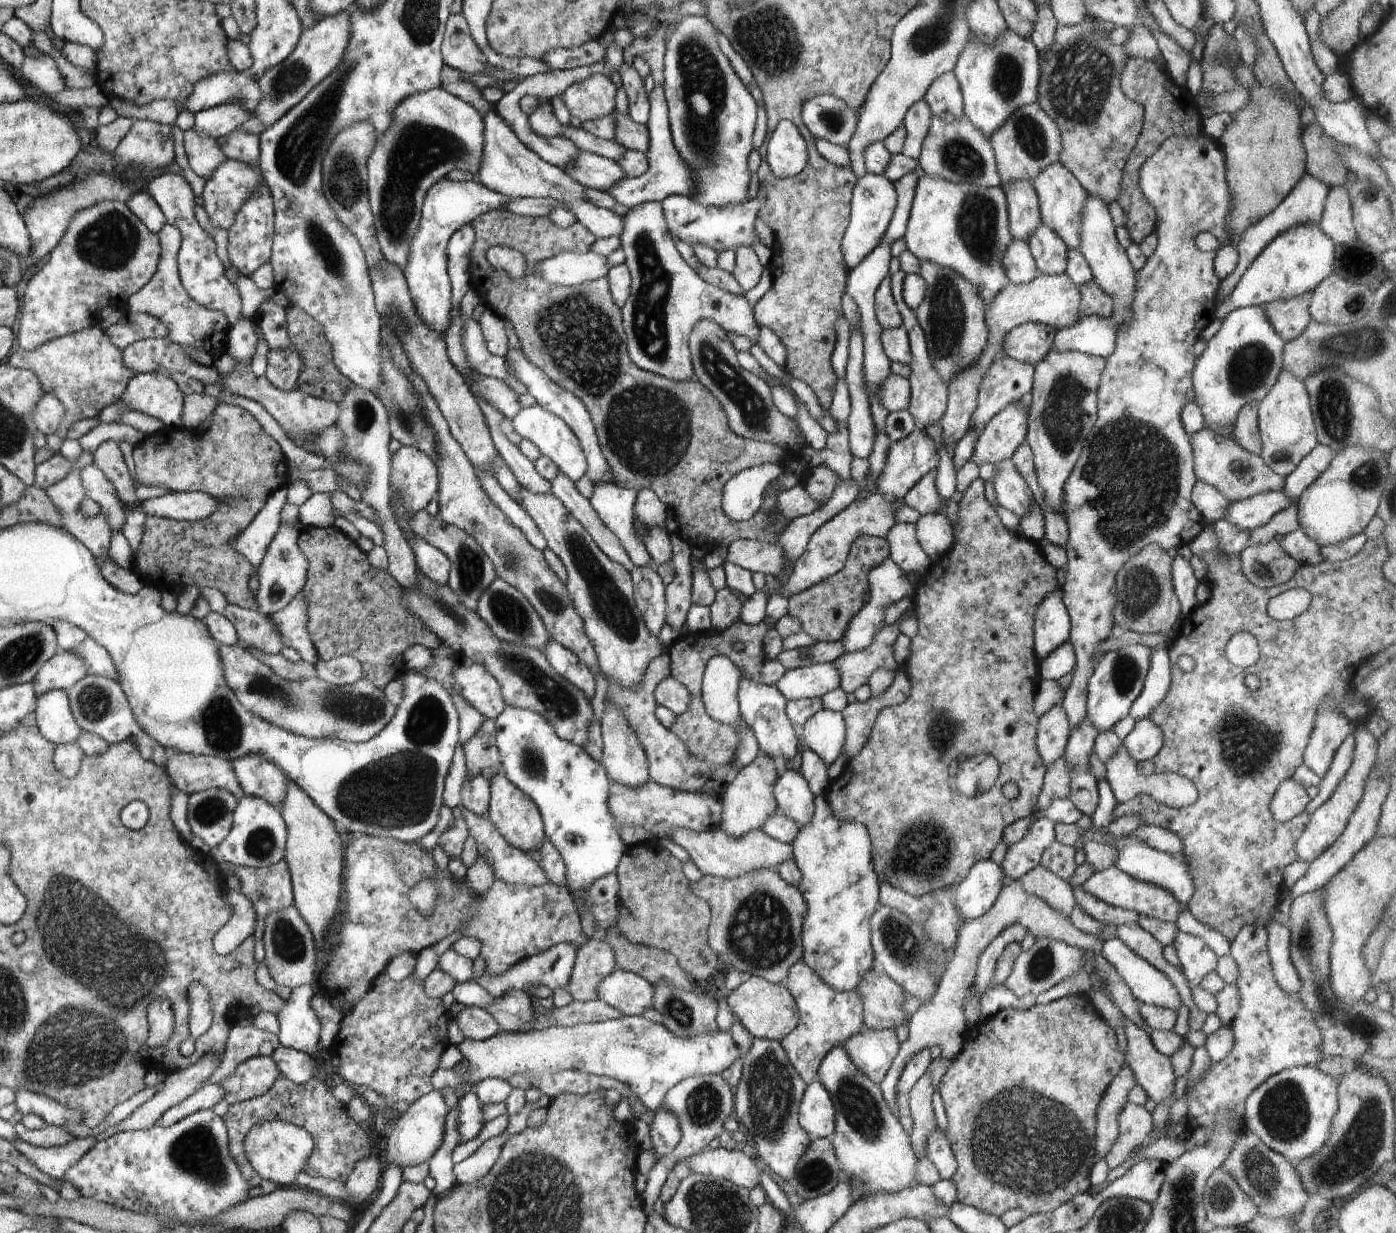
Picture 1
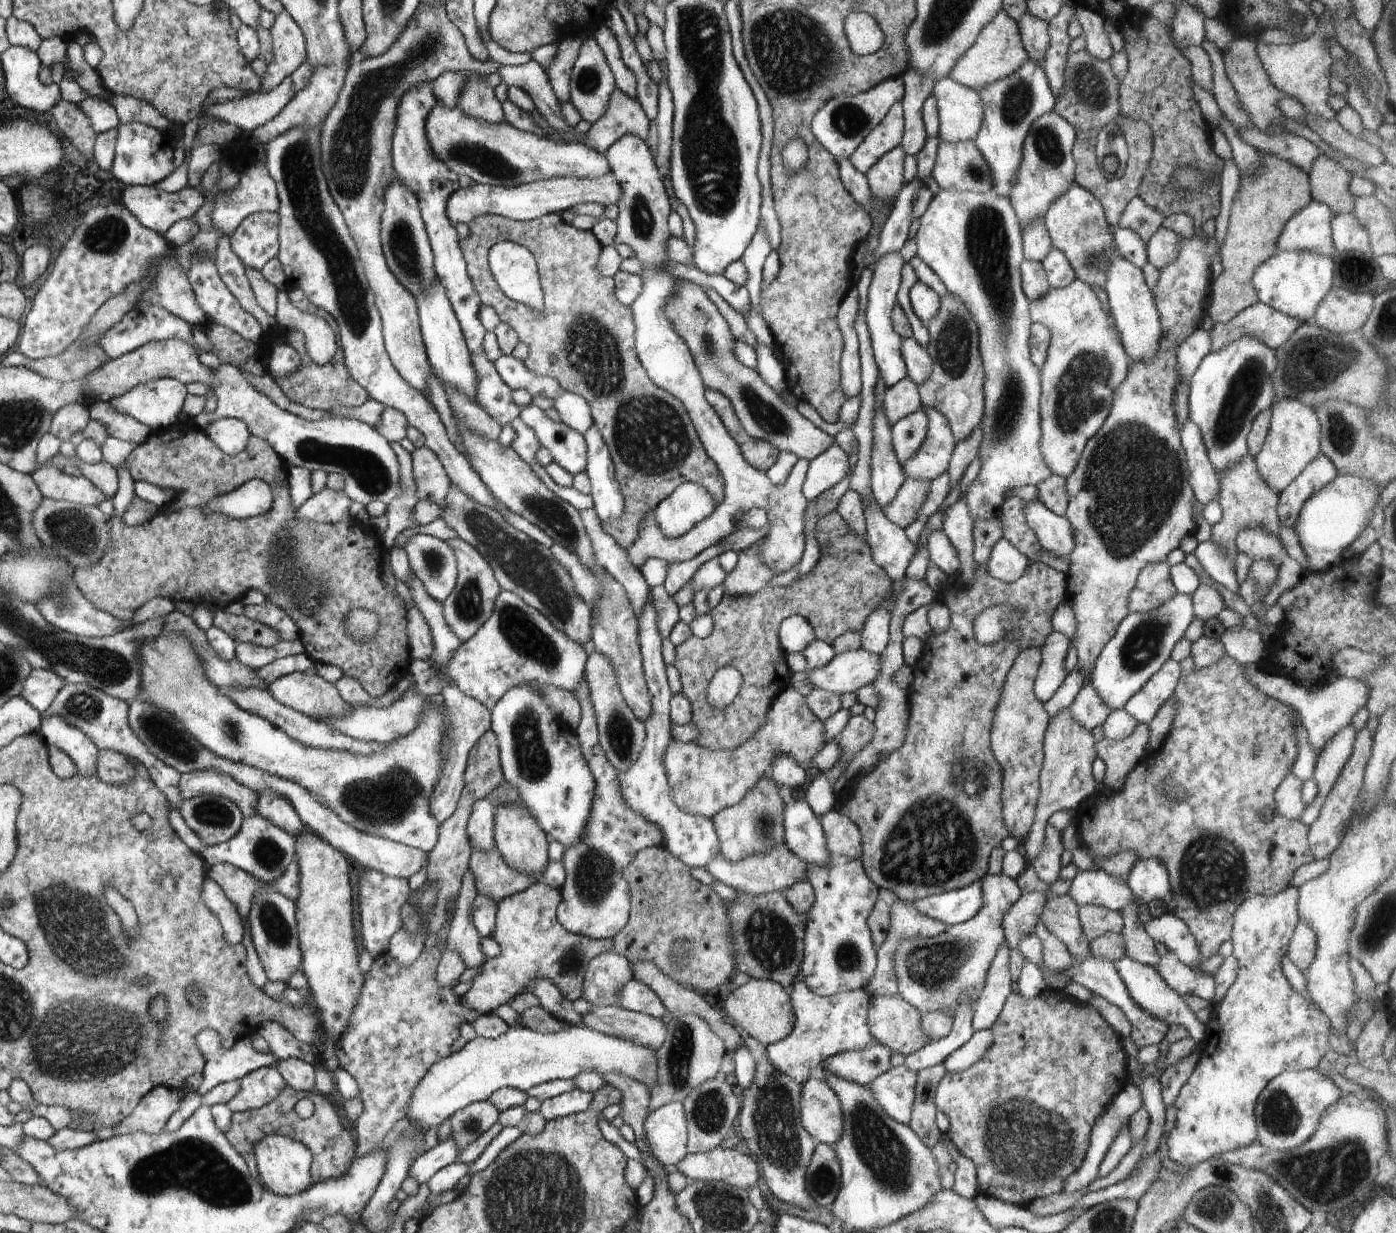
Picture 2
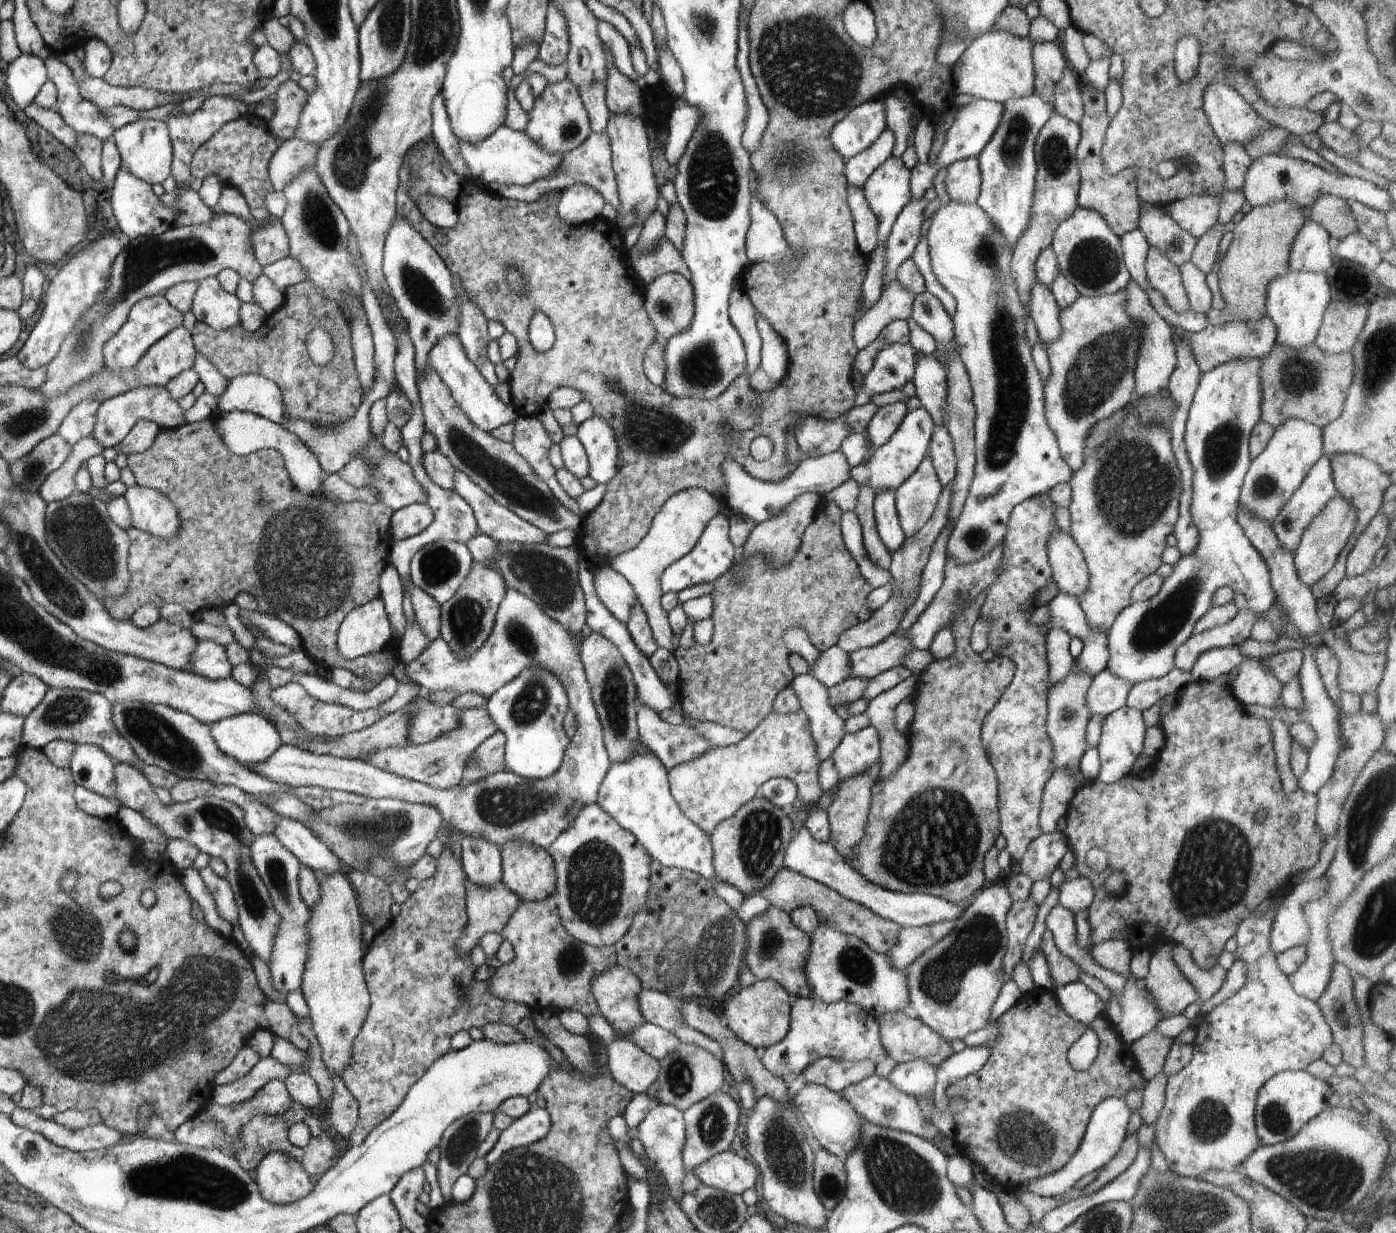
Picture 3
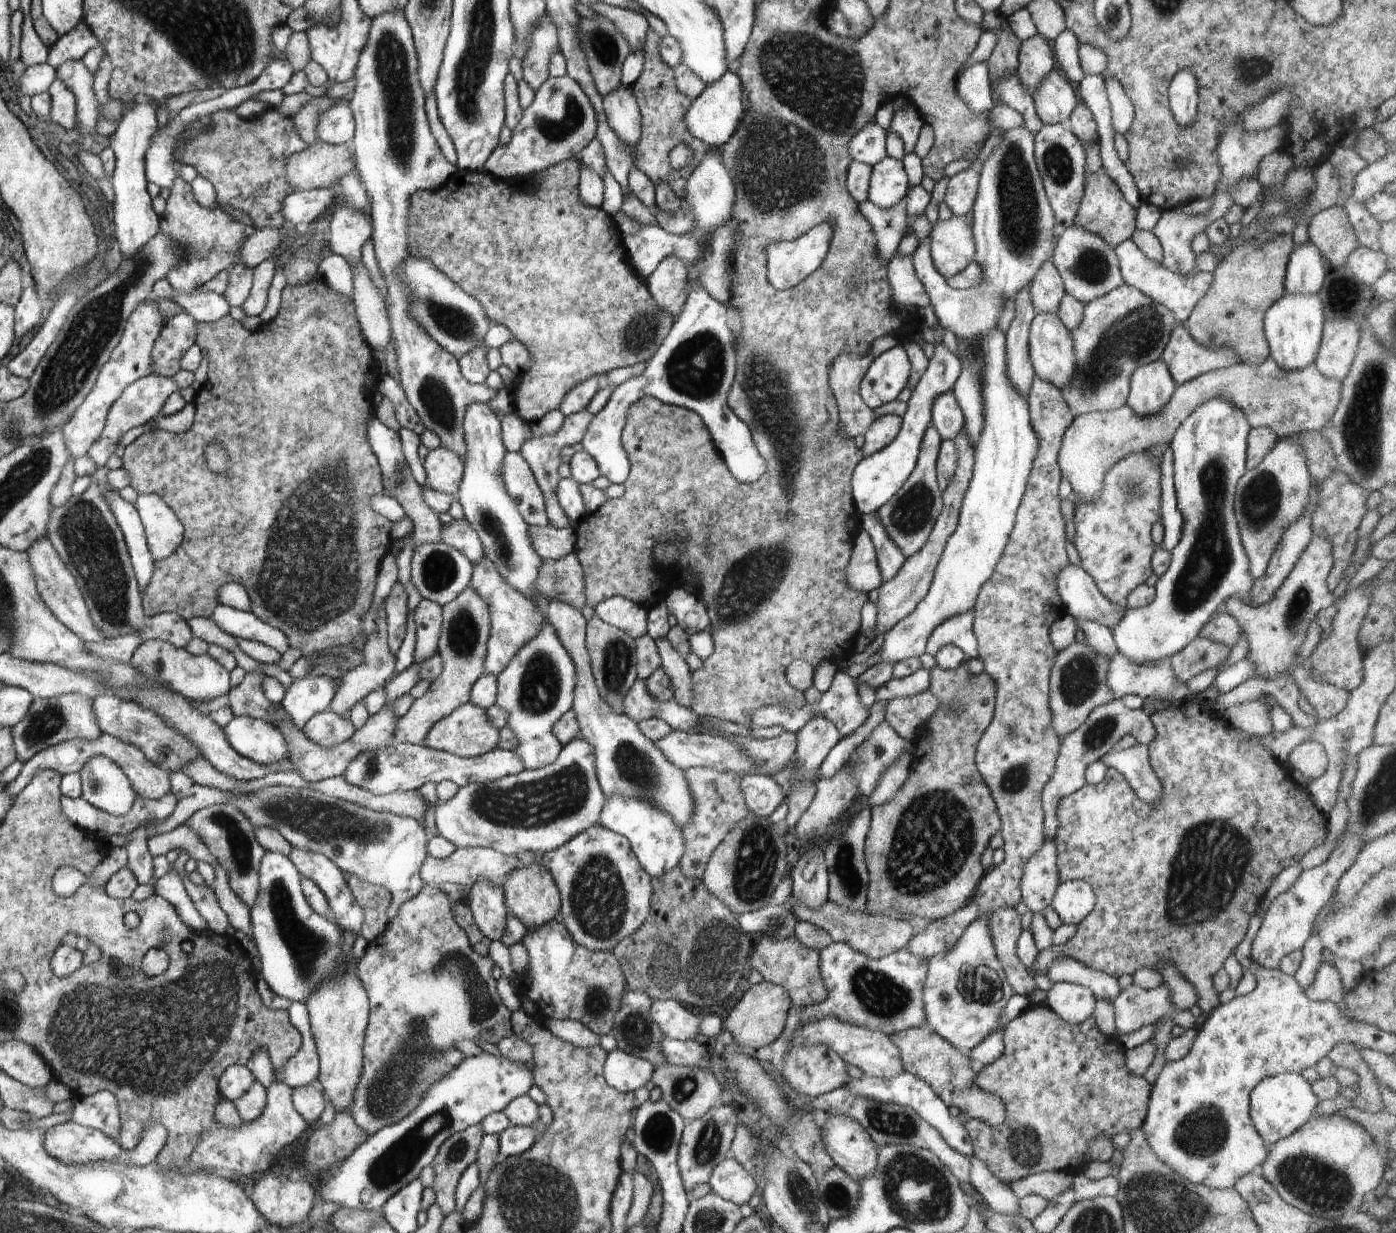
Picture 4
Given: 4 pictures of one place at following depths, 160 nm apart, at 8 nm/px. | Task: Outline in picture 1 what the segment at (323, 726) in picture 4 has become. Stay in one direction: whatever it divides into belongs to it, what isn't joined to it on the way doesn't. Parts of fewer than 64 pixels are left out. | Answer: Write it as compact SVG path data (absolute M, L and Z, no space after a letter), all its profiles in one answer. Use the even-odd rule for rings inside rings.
M238 640L238 644L246 652L250 652L254 658L258 658L260 662L264 662L264 664L270 666L270 669L274 670L274 675L278 674L284 680L296 680L296 682L300 682L300 680L306 680L306 678L317 678L316 668L308 662L286 660L280 652L278 654L264 654L260 650L252 650L248 646L242 646L240 640Z

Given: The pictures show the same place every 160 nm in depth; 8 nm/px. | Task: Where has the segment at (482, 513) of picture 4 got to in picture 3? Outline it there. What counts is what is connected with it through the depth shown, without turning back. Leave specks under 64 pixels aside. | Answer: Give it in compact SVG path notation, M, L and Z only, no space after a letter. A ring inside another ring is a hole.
M447 335L441 339L433 350L428 354L428 364L436 370L442 383L450 390L451 396L470 420L473 426L486 433L506 425L508 422L515 422L519 415L510 405L501 402L493 392L493 388L480 375L480 372L472 365L465 354L465 350L456 335Z

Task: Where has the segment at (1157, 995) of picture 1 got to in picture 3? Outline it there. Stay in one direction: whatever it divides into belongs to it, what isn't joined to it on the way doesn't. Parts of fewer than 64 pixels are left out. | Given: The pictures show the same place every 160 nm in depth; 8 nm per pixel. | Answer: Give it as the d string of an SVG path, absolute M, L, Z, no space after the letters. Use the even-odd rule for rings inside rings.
M1131 974L1126 977L1129 982L1123 995L1118 1000L1122 1020L1116 1025L1117 1033L1127 1045L1152 1032L1158 1021L1164 1019L1145 990L1142 981L1134 979Z

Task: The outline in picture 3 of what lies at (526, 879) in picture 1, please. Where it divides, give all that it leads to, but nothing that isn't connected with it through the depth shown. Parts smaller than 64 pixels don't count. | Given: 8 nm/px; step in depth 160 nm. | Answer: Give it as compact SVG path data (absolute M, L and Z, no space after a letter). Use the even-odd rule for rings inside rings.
M501 881L494 887L480 887L473 883L468 883L465 888L465 902L467 926L464 930L464 937L458 942L459 953L471 954L477 943L488 933L501 935L506 924L518 909L521 901L515 896Z

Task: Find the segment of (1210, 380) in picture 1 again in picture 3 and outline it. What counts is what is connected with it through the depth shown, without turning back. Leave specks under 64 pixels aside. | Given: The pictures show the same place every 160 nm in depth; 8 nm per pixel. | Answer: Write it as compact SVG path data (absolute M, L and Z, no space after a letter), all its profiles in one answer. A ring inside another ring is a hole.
M1238 359L1221 364L1207 374L1201 374L1199 386L1190 406L1183 435L1184 449L1193 471L1191 518L1199 531L1199 540L1190 555L1181 555L1172 573L1163 580L1161 589L1149 600L1130 604L1118 614L1107 634L1109 664L1106 669L1132 684L1151 679L1162 679L1175 668L1178 648L1193 635L1195 625L1213 608L1213 599L1219 589L1227 587L1240 592L1255 615L1254 634L1251 639L1262 645L1274 645L1280 638L1279 632L1266 617L1273 608L1275 592L1270 585L1270 572L1260 554L1244 535L1237 520L1239 497L1243 479L1251 466L1249 437L1260 421L1261 387L1258 372L1260 359Z

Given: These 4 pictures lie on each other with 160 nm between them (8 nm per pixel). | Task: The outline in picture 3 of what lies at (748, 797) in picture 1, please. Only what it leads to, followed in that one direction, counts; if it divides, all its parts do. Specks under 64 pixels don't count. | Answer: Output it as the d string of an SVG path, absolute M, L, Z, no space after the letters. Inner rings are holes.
M762 796L742 806L734 817L720 822L713 835L715 879L738 891L745 898L757 895L783 868L783 859L794 834L788 816Z

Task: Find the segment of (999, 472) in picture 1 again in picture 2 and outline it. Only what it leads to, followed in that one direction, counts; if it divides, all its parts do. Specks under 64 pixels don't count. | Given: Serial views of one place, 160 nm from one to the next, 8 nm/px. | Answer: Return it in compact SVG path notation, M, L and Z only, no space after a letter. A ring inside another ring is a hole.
M1038 498L1032 501L1024 500L1024 518L1041 548L1054 554L1056 558L1070 561L1070 554L1074 550L1074 536L1071 524L1065 517L1053 514Z

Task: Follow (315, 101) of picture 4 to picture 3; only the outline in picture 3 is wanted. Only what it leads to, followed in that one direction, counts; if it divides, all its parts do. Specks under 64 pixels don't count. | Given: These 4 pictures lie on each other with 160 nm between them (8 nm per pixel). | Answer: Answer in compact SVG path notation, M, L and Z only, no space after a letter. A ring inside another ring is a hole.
M290 80L278 87L275 95L275 113L267 122L268 128L278 138L294 139L301 110L309 94L298 83Z

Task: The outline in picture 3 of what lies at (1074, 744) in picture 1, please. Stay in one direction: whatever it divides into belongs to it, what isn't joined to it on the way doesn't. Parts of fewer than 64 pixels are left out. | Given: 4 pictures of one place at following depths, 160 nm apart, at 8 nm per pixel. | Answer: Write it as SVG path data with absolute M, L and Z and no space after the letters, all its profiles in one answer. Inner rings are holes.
M1109 669L1094 676L1093 684L1086 694L1086 703L1092 715L1106 717L1127 706L1127 697L1134 684L1110 673Z

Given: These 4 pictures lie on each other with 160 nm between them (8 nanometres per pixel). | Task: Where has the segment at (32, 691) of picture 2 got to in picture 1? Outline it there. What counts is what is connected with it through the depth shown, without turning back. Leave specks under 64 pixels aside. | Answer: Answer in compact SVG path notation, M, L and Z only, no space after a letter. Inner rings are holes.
M60 650L36 674L33 688L35 698L40 698L50 690L68 691L87 675L86 664L82 658L78 658L78 654Z

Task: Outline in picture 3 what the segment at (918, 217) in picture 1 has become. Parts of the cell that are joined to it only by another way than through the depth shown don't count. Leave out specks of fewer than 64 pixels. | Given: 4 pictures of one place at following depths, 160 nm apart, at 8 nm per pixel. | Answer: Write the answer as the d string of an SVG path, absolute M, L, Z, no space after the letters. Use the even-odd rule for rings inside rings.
M952 201L947 206L941 206L936 212L928 233L925 238L929 245L929 258L932 266L932 273L938 280L938 283L956 300L957 310L952 317L953 332L955 335L955 344L957 345L957 354L960 361L966 370L971 390L973 393L972 403L976 410L975 419L975 470L974 477L969 487L969 494L967 495L965 504L963 505L962 513L958 521L954 524L951 530L951 536L947 543L946 555L953 559L956 563L966 565L975 561L980 561L986 557L992 550L995 550L1005 540L1007 534L1007 525L1012 513L1012 510L1018 505L1027 500L1048 492L1056 484L1067 484L1073 476L1072 470L1066 465L1066 462L1060 457L1060 452L1057 446L1056 438L1053 431L1048 427L1045 416L1045 385L1041 382L1041 377L1035 368L1031 349L1027 346L1025 340L1025 309L1021 306L1018 292L1014 283L1013 275L1010 271L1010 264L1013 256L1013 248L1010 247L1005 239L994 229L990 218L987 218L986 212L983 212L975 203L961 204Z

